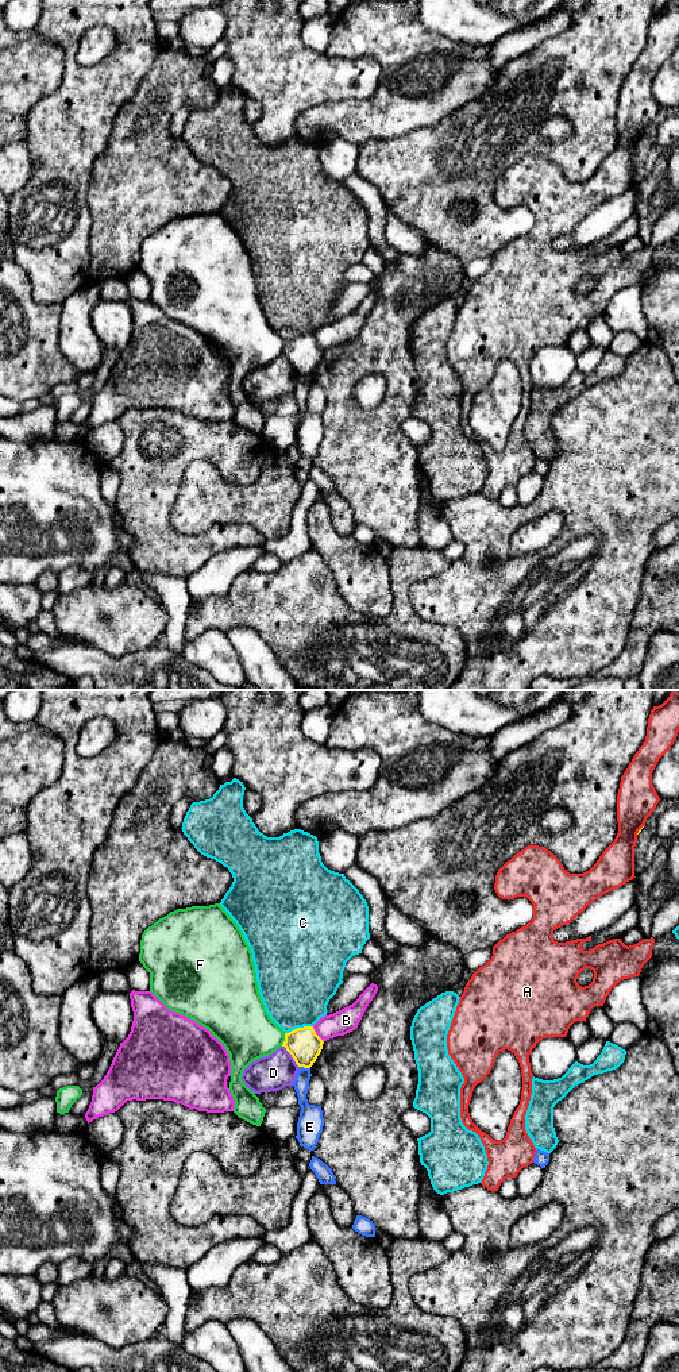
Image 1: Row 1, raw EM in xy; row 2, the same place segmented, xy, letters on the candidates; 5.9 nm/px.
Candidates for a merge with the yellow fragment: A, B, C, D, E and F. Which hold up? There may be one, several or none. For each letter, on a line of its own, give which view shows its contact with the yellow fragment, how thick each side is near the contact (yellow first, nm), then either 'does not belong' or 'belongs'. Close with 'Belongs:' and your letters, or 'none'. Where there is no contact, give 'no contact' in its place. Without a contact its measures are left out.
A: contact in xy; calibres 20 and 240 nm; does not belong
B: contact in xy; calibres 200 and 140 nm; does not belong
C: contact in xy; calibres 200 and 420 nm; does not belong
D: contact in xy; calibres 200 and 220 nm; does not belong
E: contact in xy; calibres 200 and 90 nm; does not belong
F: contact in xy; calibres 200 and 320 nm; does not belong
Belongs: none

